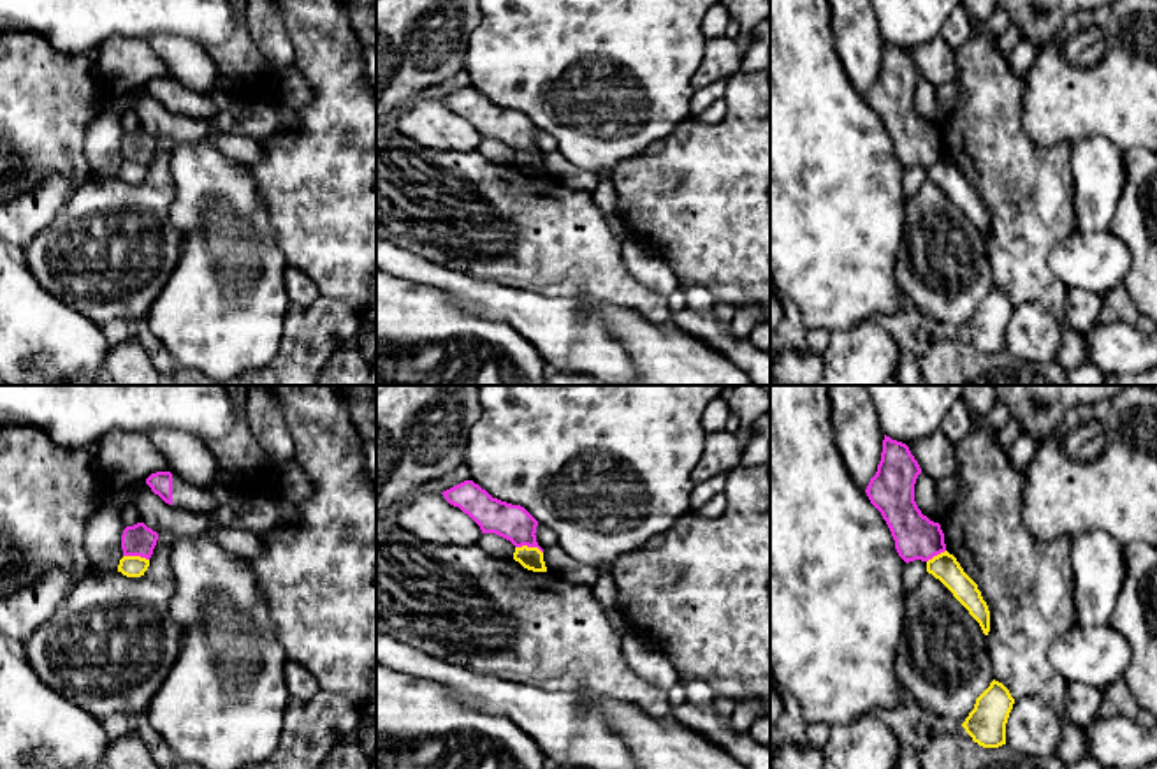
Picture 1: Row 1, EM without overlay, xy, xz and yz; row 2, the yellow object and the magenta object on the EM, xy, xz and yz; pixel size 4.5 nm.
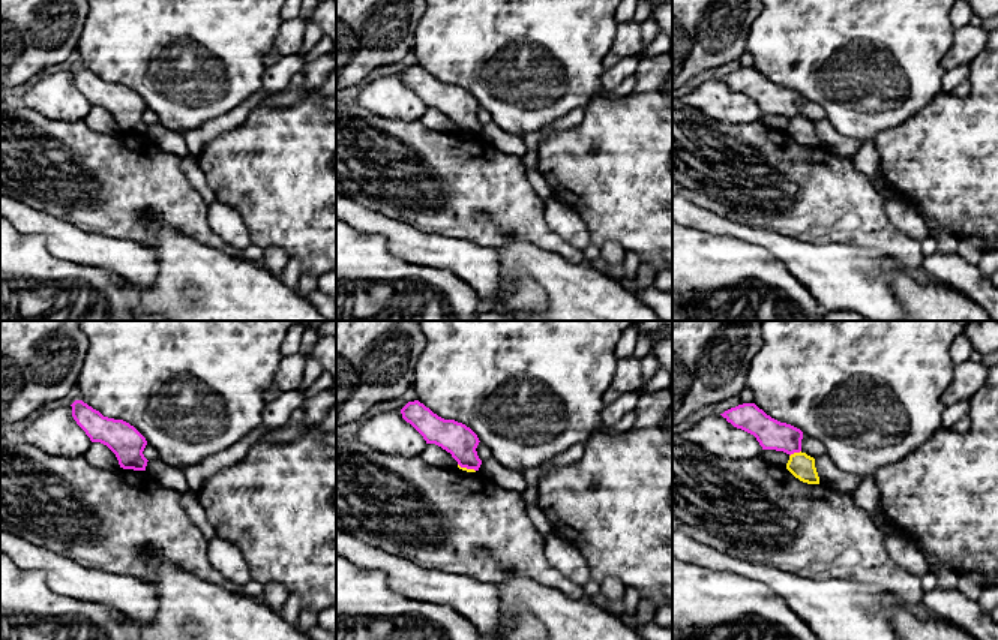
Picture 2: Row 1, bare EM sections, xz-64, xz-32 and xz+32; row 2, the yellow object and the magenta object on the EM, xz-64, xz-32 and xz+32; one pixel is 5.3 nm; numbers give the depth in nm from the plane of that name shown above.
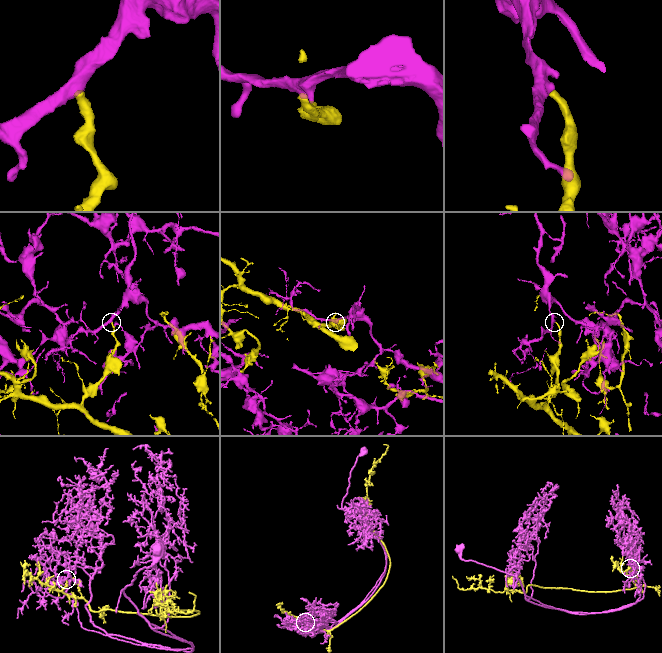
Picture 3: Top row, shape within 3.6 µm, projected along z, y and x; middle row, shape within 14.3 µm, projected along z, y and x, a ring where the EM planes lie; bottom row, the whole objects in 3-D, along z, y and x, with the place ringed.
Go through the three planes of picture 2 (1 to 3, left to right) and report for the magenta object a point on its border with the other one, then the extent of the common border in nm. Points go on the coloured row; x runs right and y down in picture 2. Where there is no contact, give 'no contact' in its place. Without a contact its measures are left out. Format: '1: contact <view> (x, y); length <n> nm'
1: no contact
2: contact xz-32 (465, 468); length 100 nm
3: contact xz+32 (794, 453); length 70 nm

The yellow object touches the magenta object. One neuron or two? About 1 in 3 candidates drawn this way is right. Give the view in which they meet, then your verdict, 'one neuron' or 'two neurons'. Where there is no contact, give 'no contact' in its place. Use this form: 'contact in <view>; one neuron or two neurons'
contact in xz; two neurons

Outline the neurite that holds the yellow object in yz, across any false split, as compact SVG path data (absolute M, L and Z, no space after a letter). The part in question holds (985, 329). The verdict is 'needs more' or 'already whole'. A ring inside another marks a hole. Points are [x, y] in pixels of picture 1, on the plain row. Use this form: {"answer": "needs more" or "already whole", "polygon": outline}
{"answer": "already whole", "polygon": "M992 287L990 292L976 304L962 333L983 354L999 354L1006 350L1006 329L1015 304L1009 296Z"}

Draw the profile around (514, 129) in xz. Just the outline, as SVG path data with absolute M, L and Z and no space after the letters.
M464 86L441 100L468 120L482 139L496 139L515 153L538 153L543 158L535 141L538 127L524 113L492 104L473 86Z

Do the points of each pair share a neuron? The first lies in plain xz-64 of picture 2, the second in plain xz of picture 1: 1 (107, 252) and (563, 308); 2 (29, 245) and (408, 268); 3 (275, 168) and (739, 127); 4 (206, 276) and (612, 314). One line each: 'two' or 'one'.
1: one
2: two
3: one
4: one

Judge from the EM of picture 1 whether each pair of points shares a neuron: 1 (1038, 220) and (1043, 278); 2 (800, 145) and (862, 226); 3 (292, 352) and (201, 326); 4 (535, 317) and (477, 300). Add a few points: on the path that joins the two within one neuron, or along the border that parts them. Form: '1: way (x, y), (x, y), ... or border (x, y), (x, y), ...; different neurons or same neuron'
1: way (1038, 234), (1038, 264); same neuron
2: way (818, 164), (820, 182), (843, 206); same neuron
3: border (289, 308), (278, 351), (262, 366); different neurons
4: way (521, 308), (491, 300); same neuron

